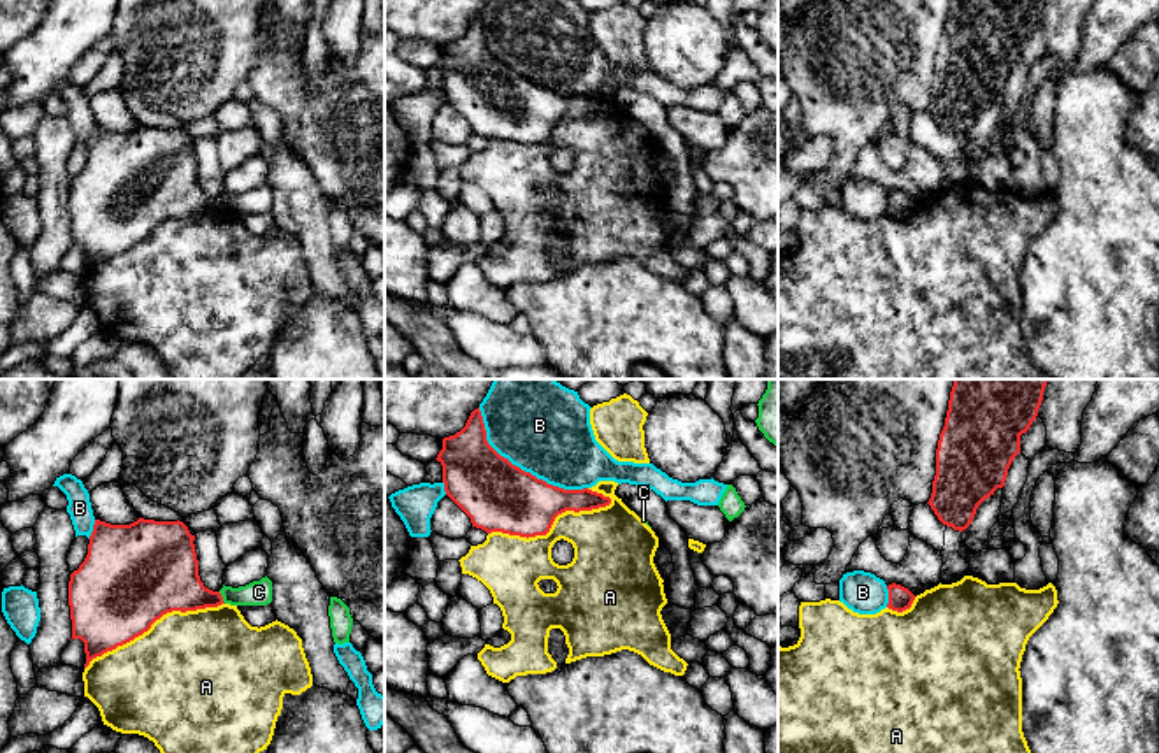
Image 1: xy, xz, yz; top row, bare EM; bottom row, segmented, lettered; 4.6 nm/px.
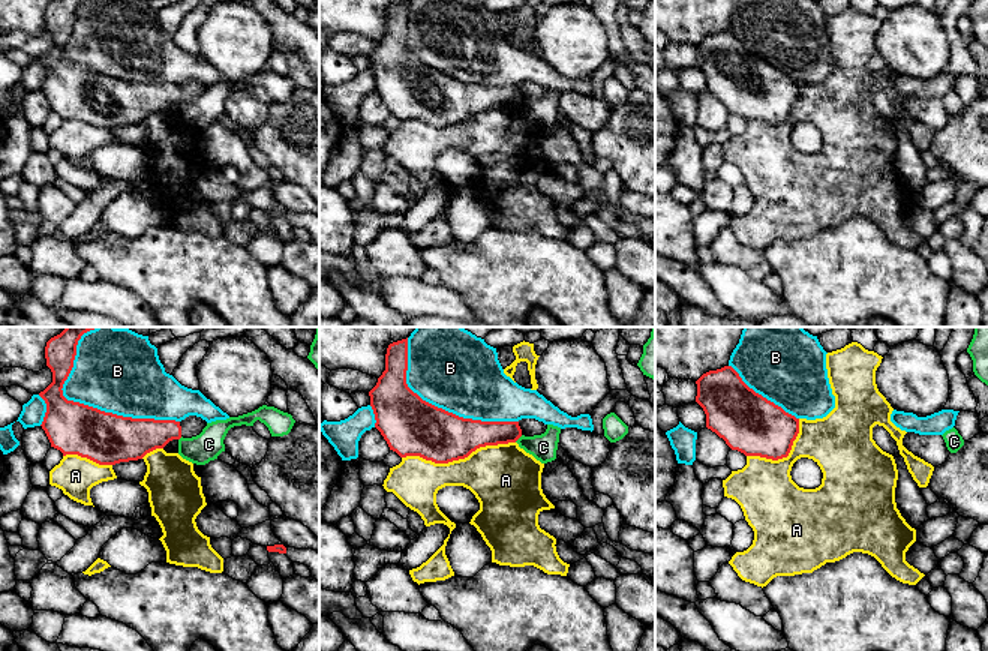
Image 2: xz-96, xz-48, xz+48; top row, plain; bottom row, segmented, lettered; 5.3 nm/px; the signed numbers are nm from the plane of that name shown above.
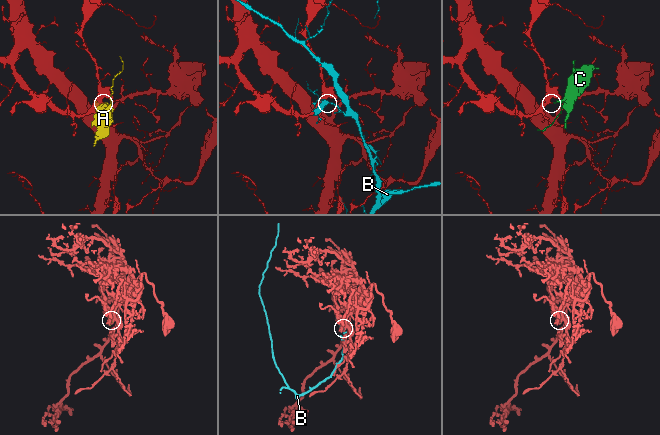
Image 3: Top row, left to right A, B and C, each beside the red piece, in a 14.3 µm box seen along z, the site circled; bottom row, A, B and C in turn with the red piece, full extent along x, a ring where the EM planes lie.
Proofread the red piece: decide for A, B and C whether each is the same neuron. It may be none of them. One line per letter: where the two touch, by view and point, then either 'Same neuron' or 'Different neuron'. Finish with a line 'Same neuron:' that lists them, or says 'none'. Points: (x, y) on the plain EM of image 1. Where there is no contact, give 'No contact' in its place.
A: Touches red at xz (552, 130). Different neuron
B: Touches red at xz (518, 74). Different neuron
C: Touches red at xy (222, 204). Different neuron
Same neuron: none

